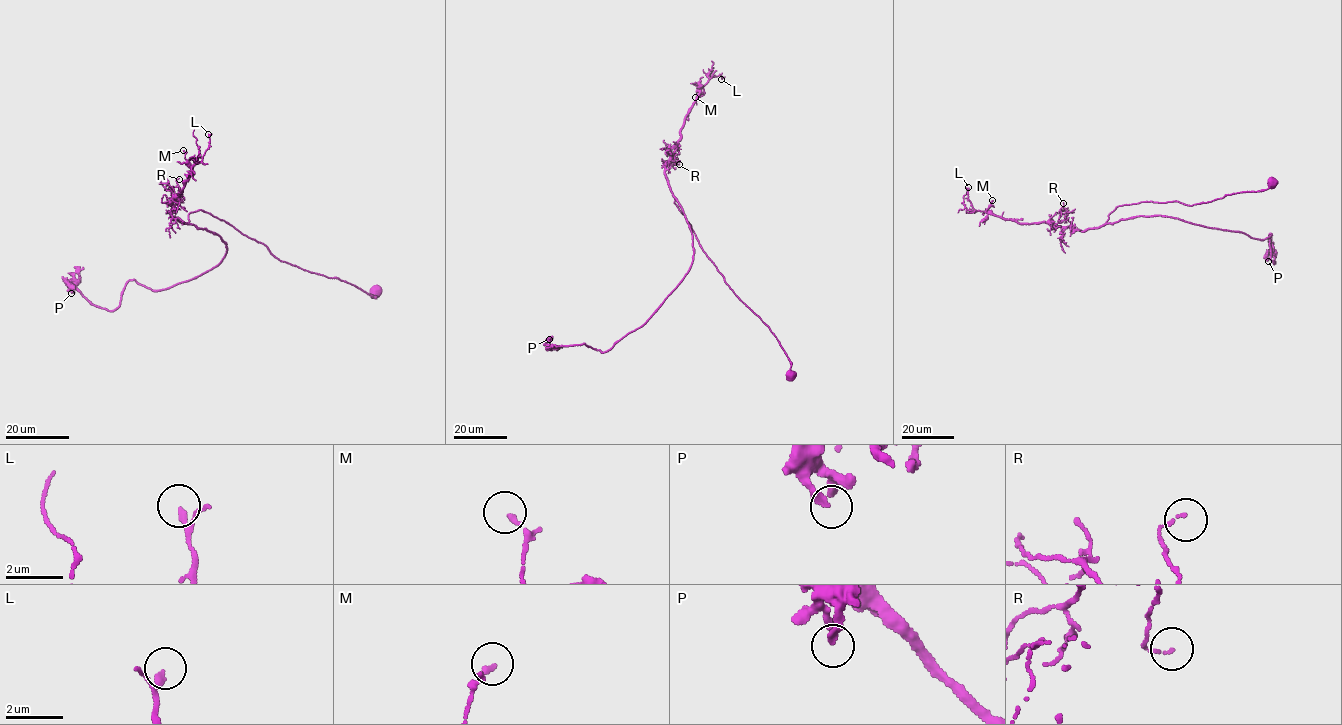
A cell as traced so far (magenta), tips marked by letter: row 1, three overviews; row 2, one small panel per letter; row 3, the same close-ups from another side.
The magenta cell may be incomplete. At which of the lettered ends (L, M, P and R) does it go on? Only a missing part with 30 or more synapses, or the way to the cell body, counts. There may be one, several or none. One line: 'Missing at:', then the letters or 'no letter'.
Missing at: no letter

